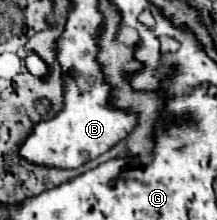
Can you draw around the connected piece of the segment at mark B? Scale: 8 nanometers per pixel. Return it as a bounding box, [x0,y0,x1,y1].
[18,66,136,168]

